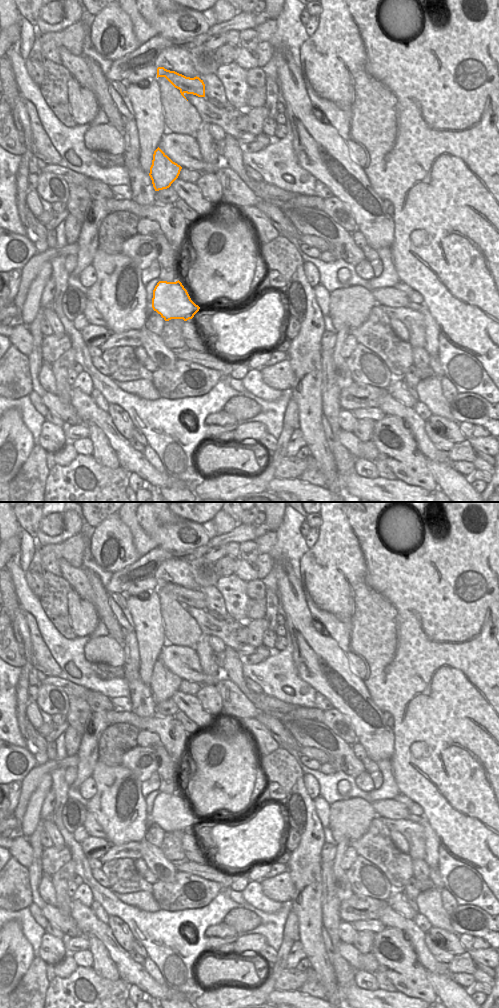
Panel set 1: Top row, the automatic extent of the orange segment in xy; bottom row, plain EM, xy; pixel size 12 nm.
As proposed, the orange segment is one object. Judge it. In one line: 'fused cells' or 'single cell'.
fused cells

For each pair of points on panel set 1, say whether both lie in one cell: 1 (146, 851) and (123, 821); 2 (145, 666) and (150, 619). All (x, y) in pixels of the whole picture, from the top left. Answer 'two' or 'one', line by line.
1: two
2: one

